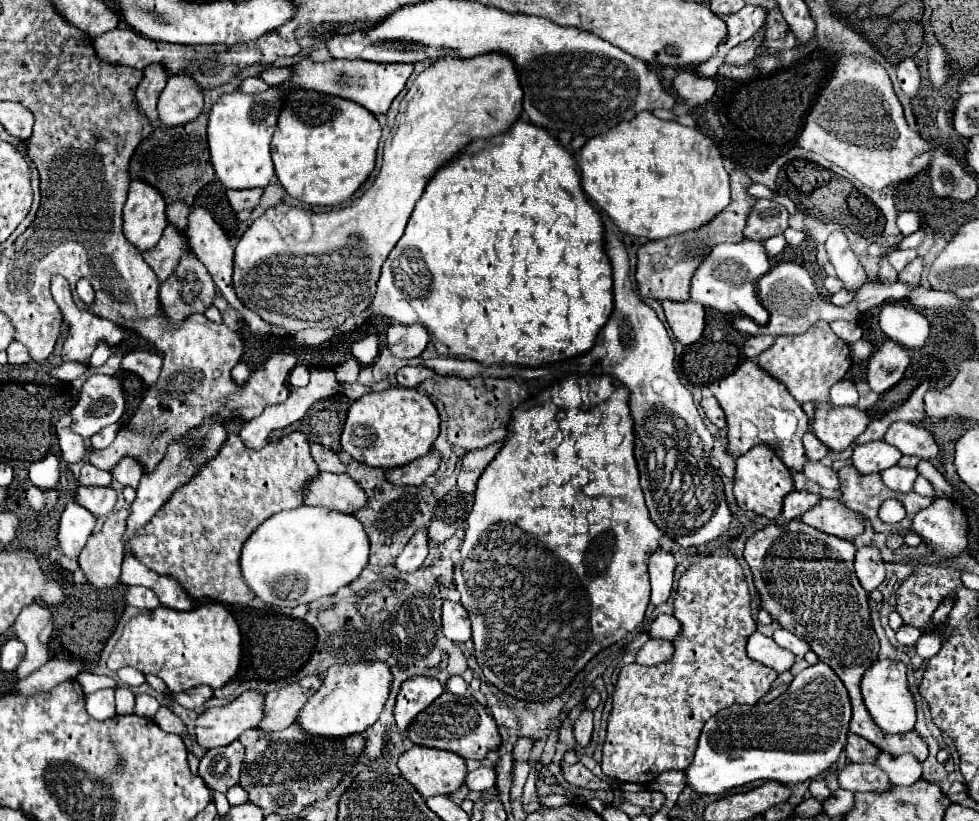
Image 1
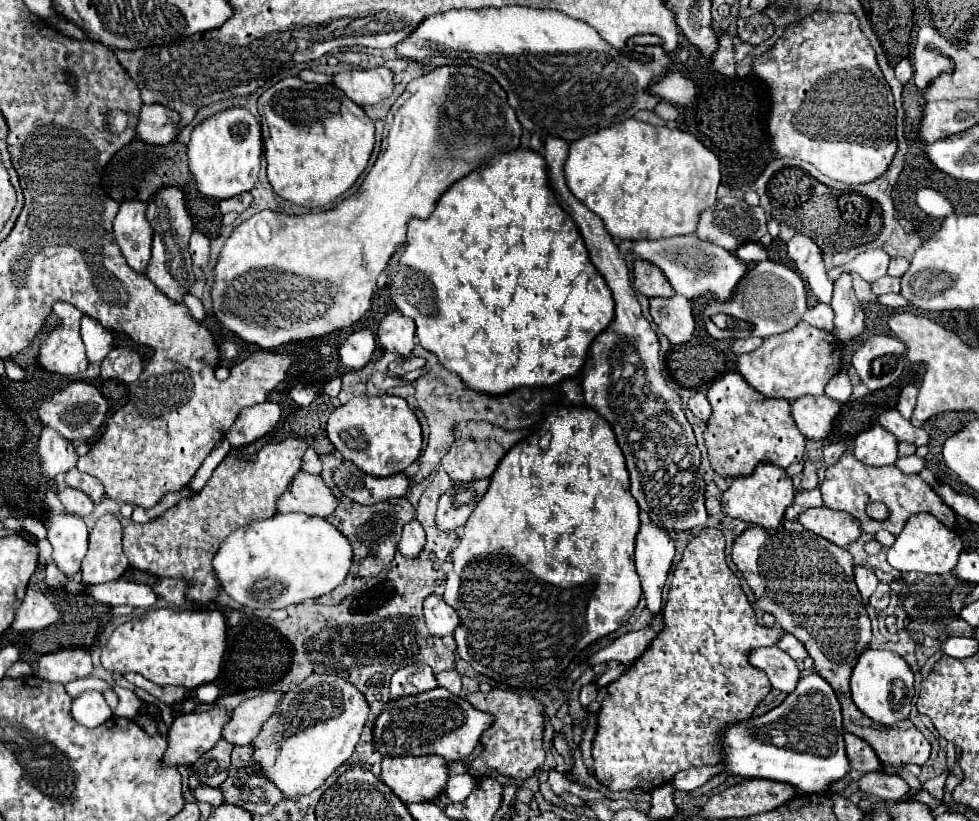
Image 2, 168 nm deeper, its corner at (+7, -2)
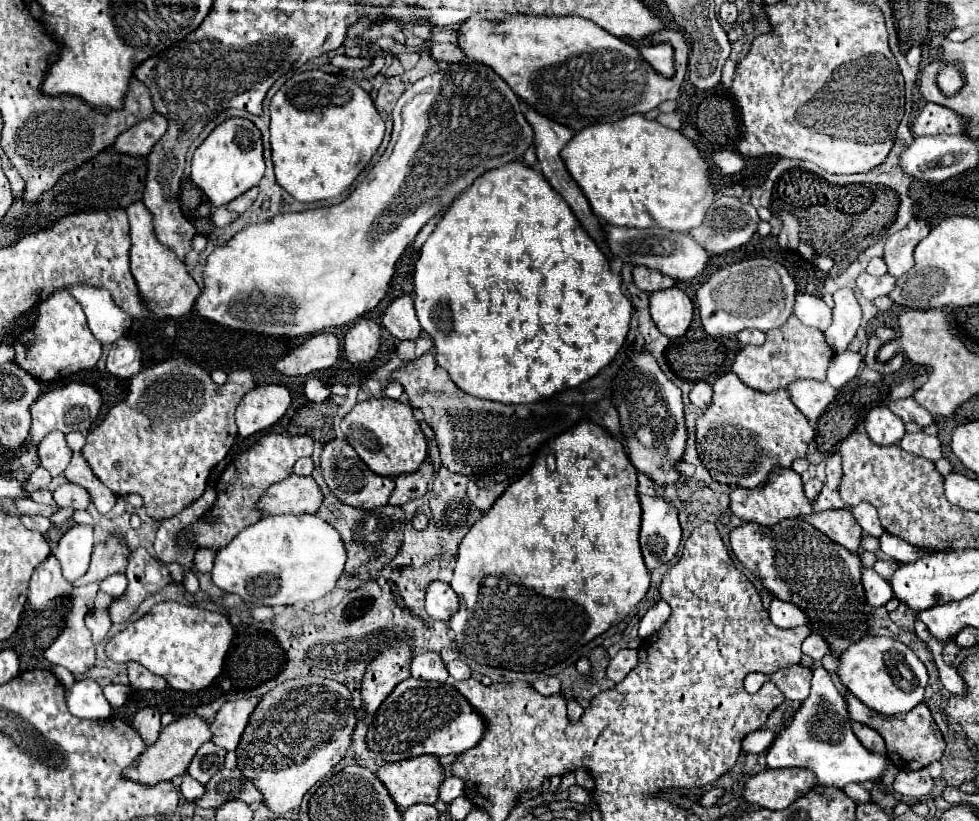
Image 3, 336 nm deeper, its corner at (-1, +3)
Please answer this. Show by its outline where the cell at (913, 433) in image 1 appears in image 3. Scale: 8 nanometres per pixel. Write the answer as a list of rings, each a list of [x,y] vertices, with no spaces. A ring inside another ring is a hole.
[[[907,397],[907,399],[899,399],[899,401],[891,401],[889,403],[889,409],[895,413],[895,415],[899,415],[905,423],[909,423],[909,421],[915,421],[915,423],[919,423],[921,427],[927,427],[927,425],[931,425],[935,419],[933,419],[933,415],[929,413],[929,411],[925,411],[917,401],[913,401],[911,397]]]

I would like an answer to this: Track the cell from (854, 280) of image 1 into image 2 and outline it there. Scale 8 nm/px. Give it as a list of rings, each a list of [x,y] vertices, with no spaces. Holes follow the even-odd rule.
[[[843,272],[835,282],[831,306],[835,310],[835,336],[847,344],[863,332],[863,308],[855,296],[851,272]]]

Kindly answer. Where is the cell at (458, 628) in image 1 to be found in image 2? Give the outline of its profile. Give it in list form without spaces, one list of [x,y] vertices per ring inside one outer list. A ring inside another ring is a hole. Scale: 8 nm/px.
[[[431,594],[425,598],[423,614],[425,614],[425,622],[427,622],[429,632],[439,638],[451,634],[459,624],[457,612],[449,604],[445,604],[445,600],[437,594]]]

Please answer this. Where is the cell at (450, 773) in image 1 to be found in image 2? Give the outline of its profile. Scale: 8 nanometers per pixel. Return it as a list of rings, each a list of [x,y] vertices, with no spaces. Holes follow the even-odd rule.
[[[387,756],[383,760],[381,780],[405,802],[431,802],[435,800],[449,780],[449,764],[447,760],[441,760],[441,756]]]

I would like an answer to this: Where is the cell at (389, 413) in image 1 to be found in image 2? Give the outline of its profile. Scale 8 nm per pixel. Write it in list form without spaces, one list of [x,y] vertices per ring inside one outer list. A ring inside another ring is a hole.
[[[355,396],[327,420],[327,436],[347,462],[373,476],[393,476],[415,462],[423,448],[423,432],[415,412],[399,396]]]

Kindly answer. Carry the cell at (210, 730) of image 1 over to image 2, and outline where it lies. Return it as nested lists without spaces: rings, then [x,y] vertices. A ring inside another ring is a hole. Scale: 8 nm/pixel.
[[[225,708],[177,716],[167,736],[169,748],[163,756],[163,762],[169,766],[187,766],[197,762],[201,754],[221,740],[221,732],[229,716],[231,712]]]

